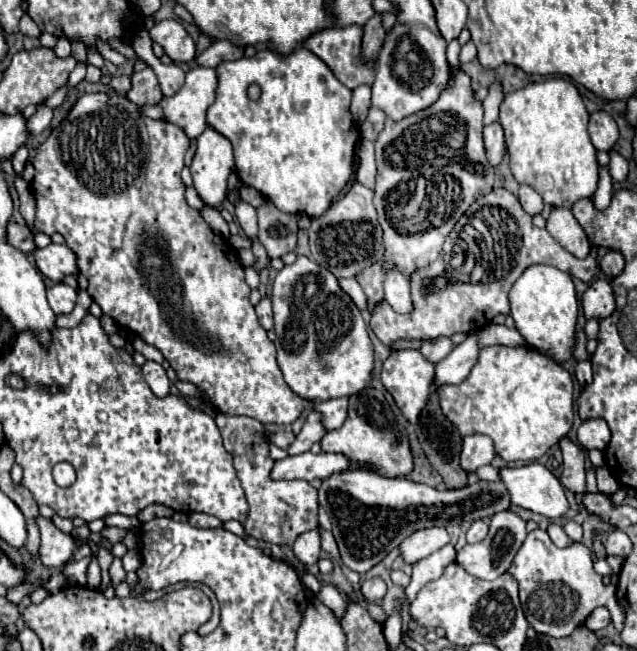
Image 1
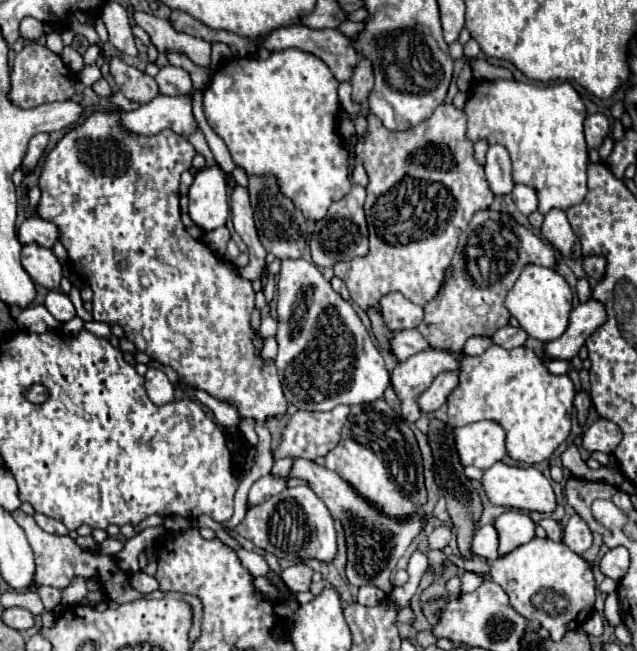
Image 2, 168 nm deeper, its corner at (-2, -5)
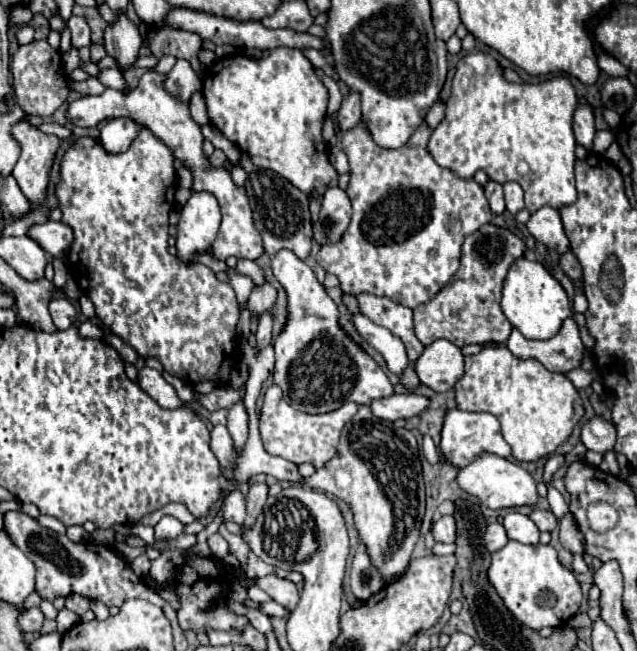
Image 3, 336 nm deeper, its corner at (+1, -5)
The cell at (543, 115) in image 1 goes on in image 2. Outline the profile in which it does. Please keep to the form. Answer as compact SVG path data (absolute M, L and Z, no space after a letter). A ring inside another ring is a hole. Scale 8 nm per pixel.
M471 80L469 98L463 106L467 114L467 138L471 142L487 140L489 146L501 144L507 148L513 162L513 182L531 186L537 192L539 212L547 214L551 208L567 210L581 204L587 194L587 144L583 136L585 106L569 82L537 86L515 80Z

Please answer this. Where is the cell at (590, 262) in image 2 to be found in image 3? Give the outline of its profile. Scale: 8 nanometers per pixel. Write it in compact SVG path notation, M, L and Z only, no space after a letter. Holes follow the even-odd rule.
M566 252L566 254L560 256L560 268L564 270L564 274L570 280L574 280L574 282L582 280L582 266L580 266L580 262L578 262L574 252Z

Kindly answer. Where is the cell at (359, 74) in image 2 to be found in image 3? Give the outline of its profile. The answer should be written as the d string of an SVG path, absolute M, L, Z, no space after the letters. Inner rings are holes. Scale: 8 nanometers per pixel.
M348 92L342 100L342 108L338 110L340 130L348 130L348 128L356 126L360 116L362 116L362 112L360 112L360 94L358 92Z

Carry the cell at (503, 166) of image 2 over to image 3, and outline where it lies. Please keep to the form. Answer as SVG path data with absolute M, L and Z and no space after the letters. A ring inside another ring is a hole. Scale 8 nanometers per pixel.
M488 180L488 184L484 186L486 190L486 198L490 202L490 208L494 214L502 214L504 212L504 192L502 192L502 184Z

